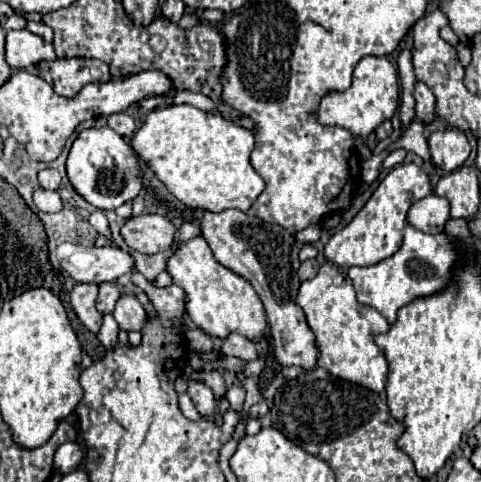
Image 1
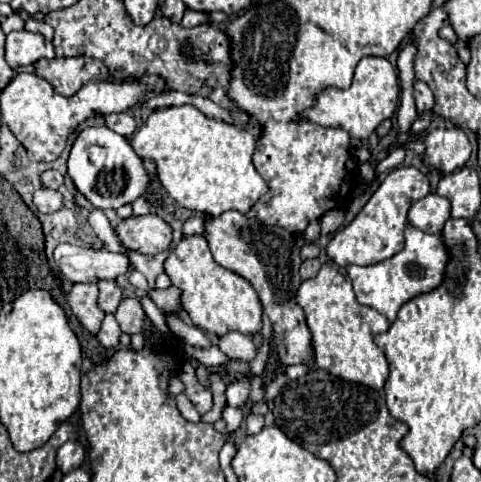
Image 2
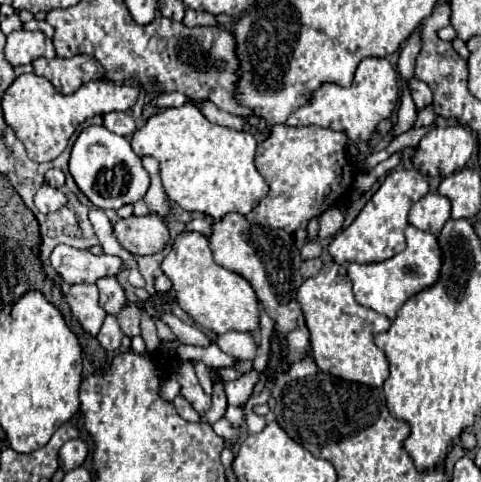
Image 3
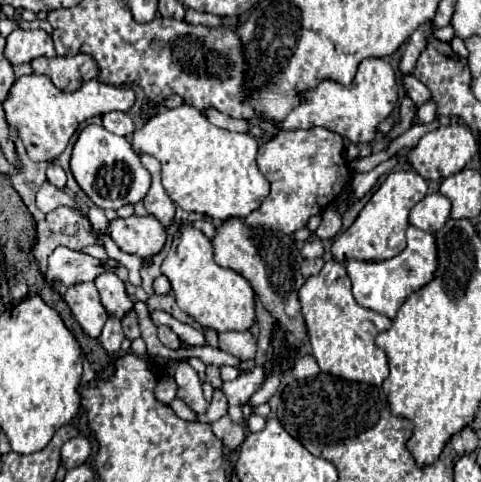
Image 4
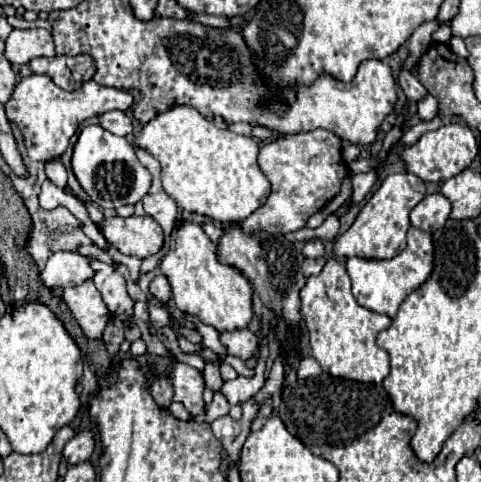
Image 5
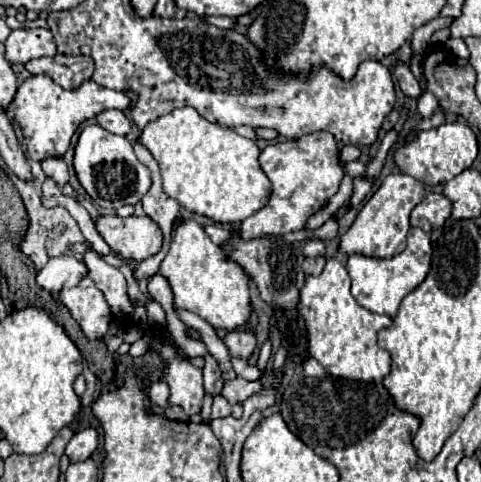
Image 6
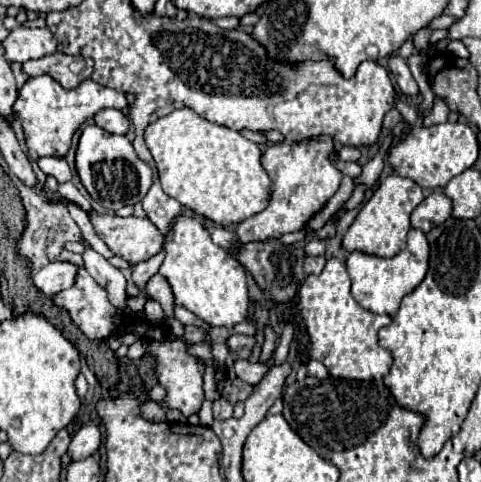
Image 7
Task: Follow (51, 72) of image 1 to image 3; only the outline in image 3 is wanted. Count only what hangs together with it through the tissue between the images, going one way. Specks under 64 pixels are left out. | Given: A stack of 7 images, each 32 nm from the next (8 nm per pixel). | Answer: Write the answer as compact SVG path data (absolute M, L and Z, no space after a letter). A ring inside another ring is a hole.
M72 56L72 58L38 58L32 62L34 72L52 82L60 94L76 92L88 80L104 78L102 66L90 56Z

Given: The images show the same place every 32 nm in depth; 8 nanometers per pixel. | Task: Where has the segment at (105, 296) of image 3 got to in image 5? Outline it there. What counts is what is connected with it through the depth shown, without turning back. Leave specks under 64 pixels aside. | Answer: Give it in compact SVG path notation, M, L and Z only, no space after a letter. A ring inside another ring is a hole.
M92 258L92 264L96 264L96 276L92 280L98 292L102 294L102 300L110 310L110 314L122 320L130 318L134 310L134 300L126 292L126 280L110 264L104 264L94 258Z

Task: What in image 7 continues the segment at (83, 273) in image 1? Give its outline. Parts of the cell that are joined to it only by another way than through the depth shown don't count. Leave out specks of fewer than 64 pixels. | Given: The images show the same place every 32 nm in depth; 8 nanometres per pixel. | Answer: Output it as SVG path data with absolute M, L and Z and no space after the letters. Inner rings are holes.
M52 260L48 266L44 266L40 272L36 272L34 284L38 290L42 290L46 296L54 296L64 288L70 288L76 282L78 264L70 260Z

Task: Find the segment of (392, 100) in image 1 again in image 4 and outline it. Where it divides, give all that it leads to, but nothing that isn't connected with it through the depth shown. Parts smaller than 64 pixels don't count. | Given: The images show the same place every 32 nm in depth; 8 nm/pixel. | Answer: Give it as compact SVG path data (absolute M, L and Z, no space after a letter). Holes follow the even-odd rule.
M366 58L360 64L360 70L350 86L342 86L332 80L322 80L314 90L308 90L304 94L304 102L298 104L296 110L292 110L286 116L286 120L276 126L286 130L322 126L342 134L352 144L366 144L372 142L378 124L390 116L396 102L398 102L398 90L394 68L382 58Z

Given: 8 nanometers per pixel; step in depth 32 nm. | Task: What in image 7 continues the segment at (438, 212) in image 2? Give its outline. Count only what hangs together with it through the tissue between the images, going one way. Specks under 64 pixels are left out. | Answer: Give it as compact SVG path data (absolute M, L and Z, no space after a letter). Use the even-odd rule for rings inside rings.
M432 192L418 204L412 212L412 228L430 232L434 226L442 224L452 214L452 202L442 192Z

